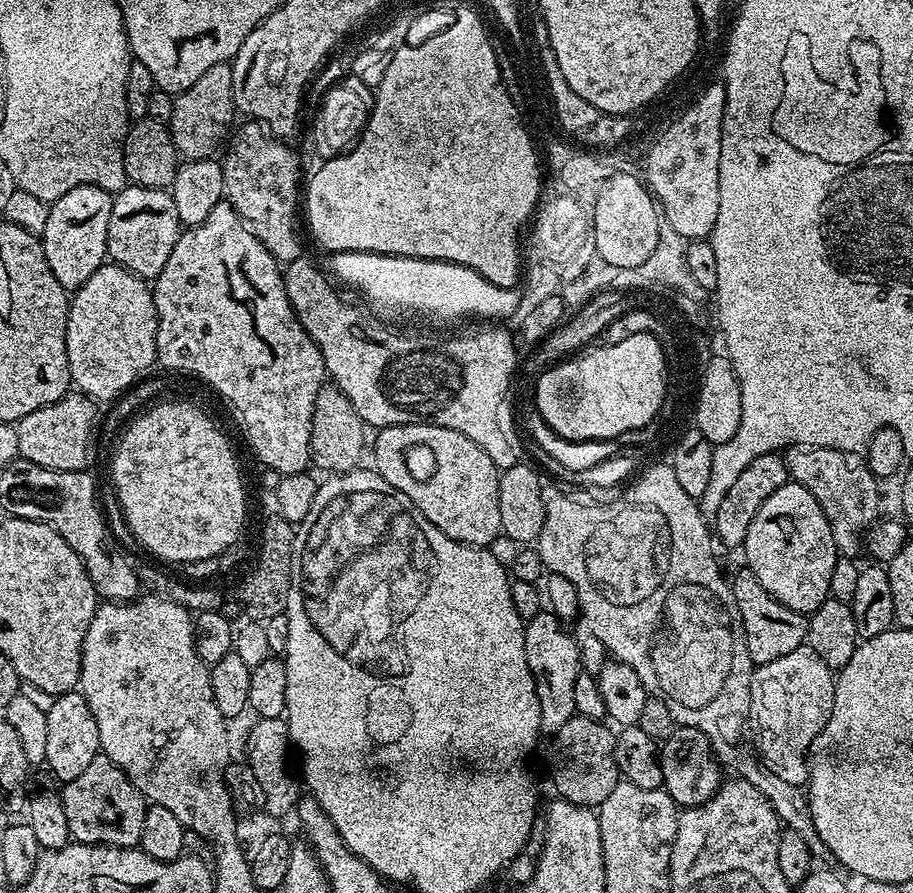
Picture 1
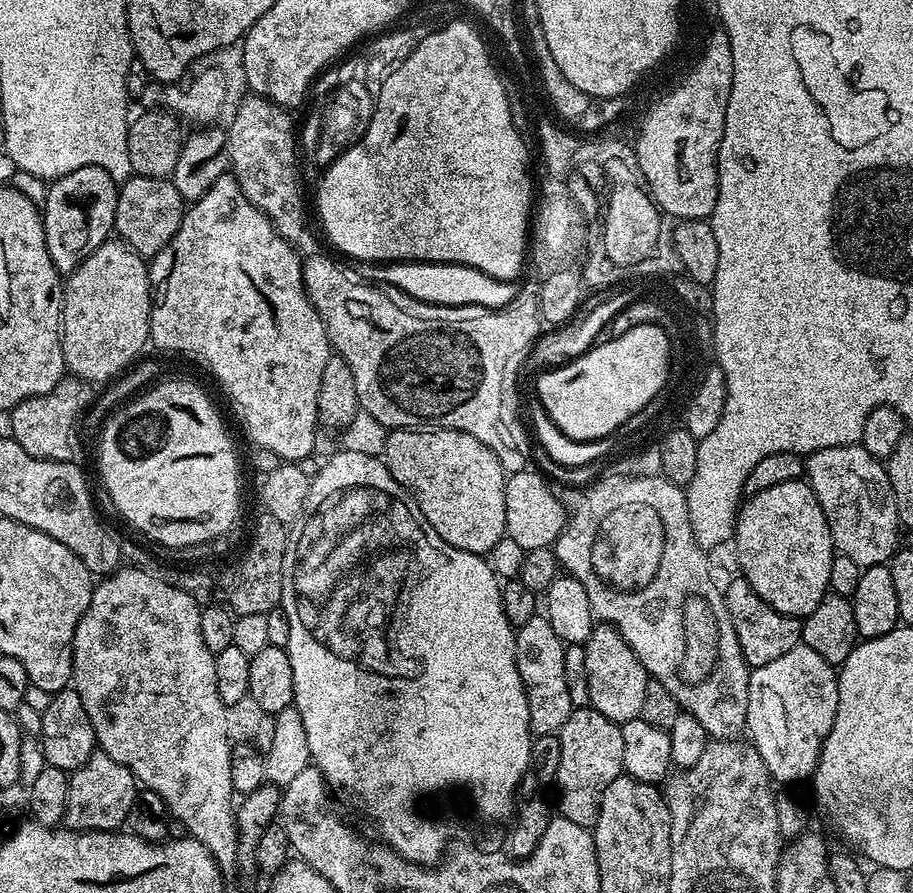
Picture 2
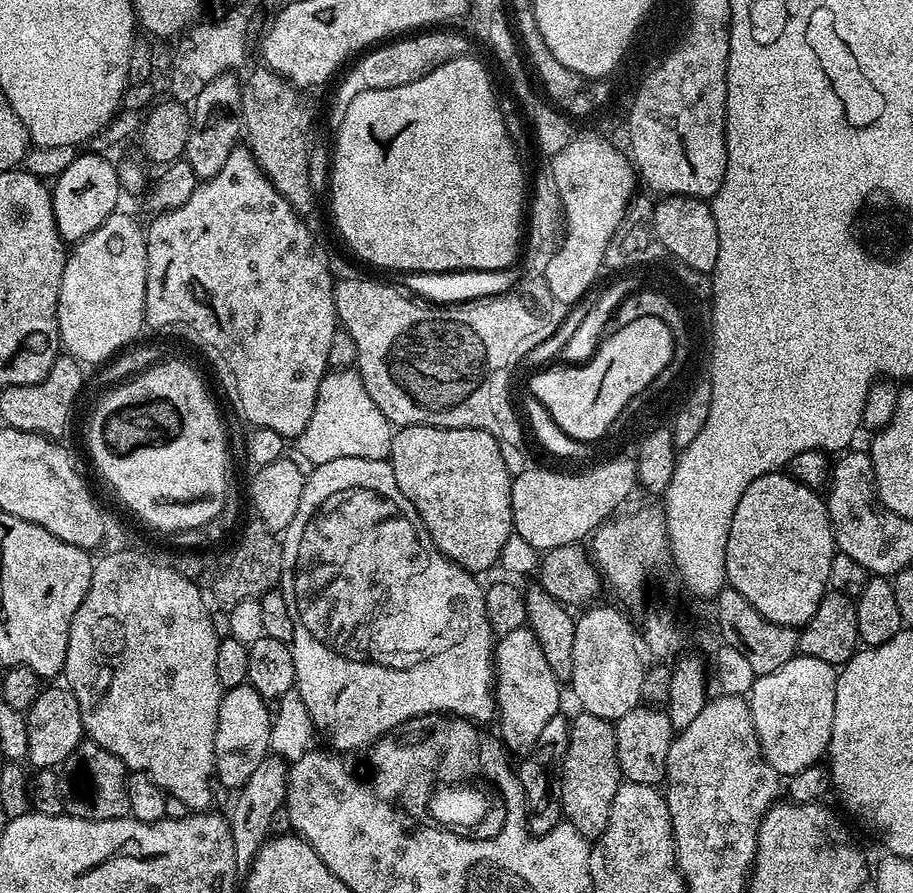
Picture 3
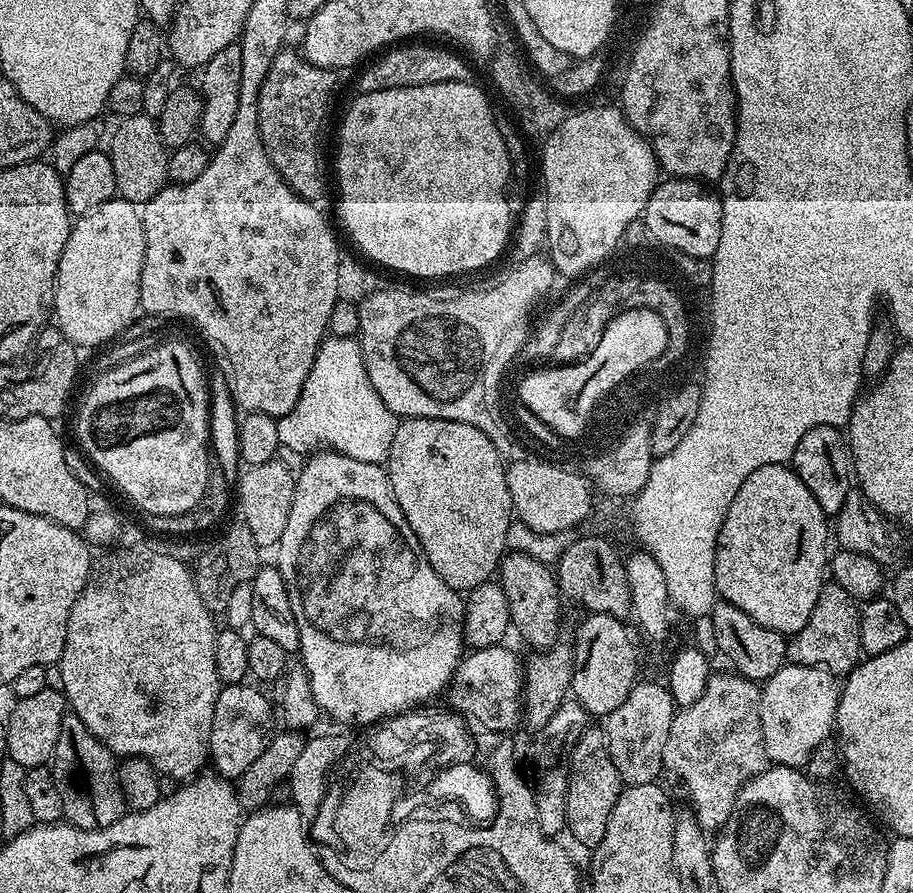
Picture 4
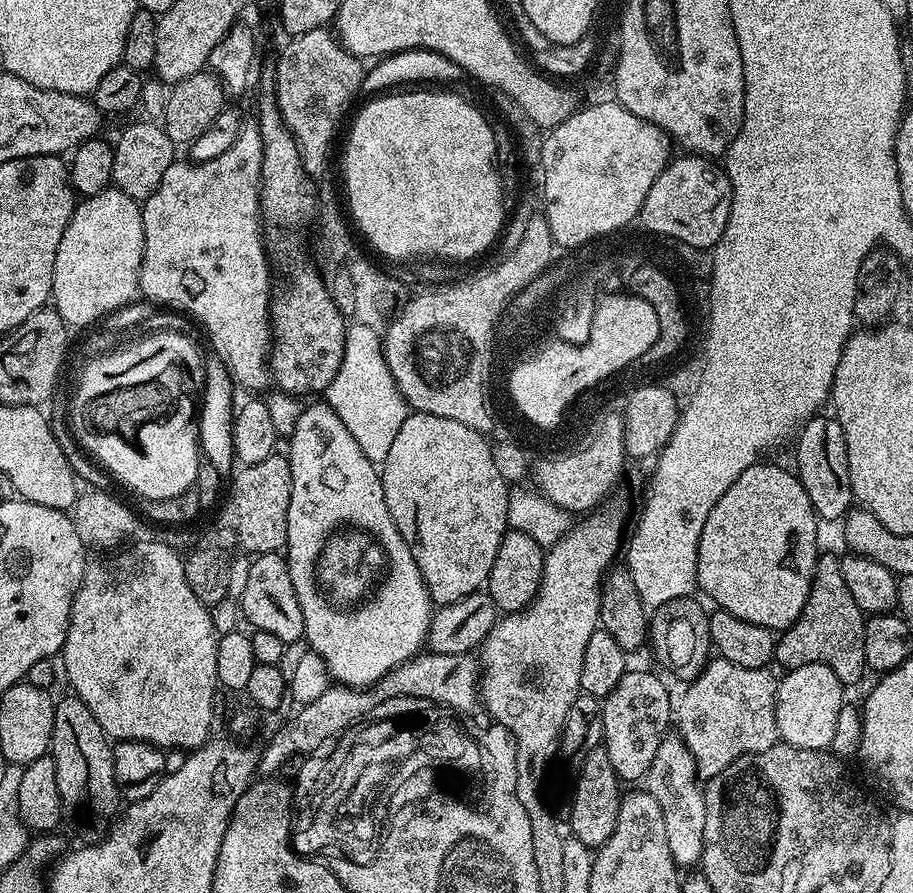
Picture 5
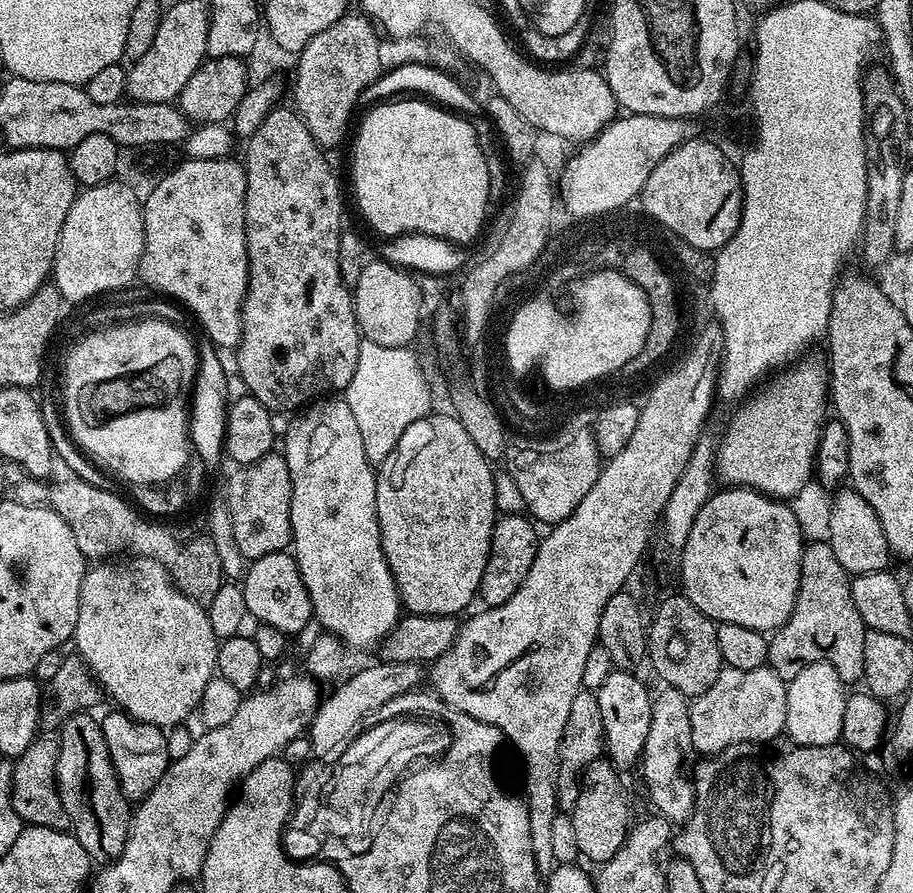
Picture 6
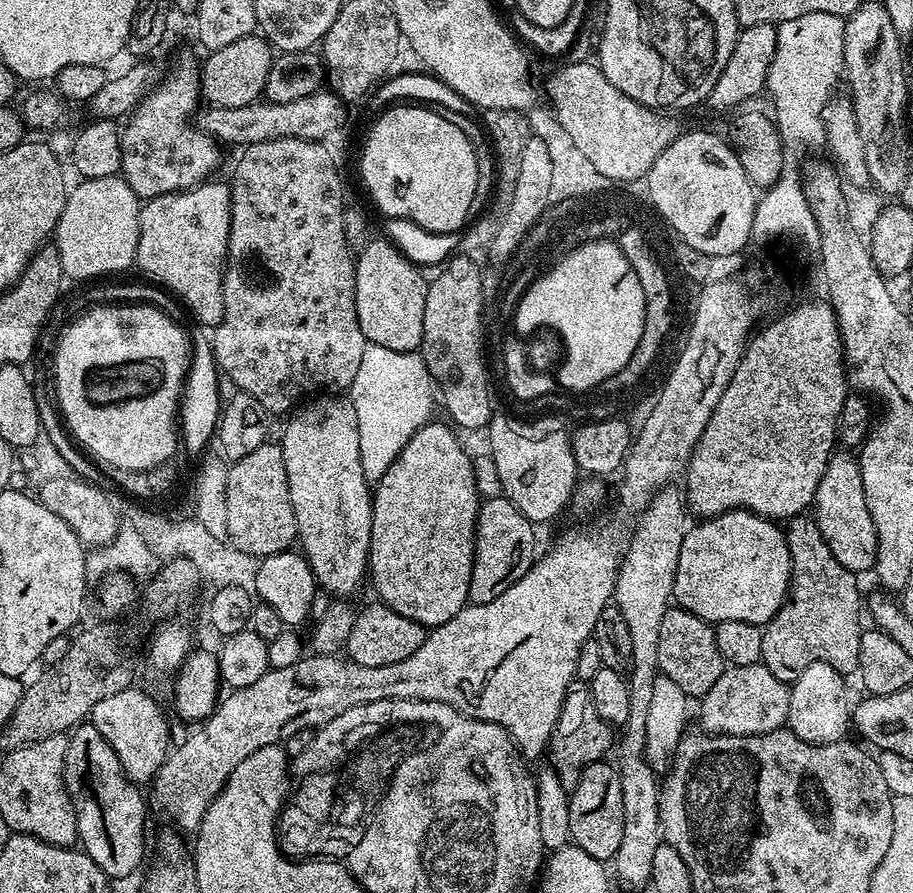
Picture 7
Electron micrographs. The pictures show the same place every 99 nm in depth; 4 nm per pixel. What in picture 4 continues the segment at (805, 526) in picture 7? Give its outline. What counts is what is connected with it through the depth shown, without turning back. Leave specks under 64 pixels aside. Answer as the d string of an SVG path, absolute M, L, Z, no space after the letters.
M831 582L824 583L806 626L802 626L802 630L798 630L796 635L788 640L787 663L825 668L833 674L851 672L862 659L860 610L861 605L853 596L846 594L842 586Z

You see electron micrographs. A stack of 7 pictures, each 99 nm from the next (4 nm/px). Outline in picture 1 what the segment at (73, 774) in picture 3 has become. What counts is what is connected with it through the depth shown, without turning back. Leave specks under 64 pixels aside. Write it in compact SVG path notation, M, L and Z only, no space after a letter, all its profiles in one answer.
M96 756L78 778L67 781L62 795L66 806L66 826L70 826L70 837L75 843L105 844L107 848L139 845L148 804L134 782L130 782L128 775L107 756Z

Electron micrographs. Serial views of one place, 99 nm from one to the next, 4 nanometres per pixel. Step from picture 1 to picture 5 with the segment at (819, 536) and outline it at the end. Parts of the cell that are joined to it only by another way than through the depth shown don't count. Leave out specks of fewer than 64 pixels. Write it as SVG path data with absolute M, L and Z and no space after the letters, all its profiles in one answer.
M757 462L751 464L746 470L742 470L742 474L738 474L738 478L734 478L734 486L730 486L730 490L726 490L726 494L722 494L722 498L718 498L718 502L714 502L714 510L710 510L710 518L706 518L706 526L702 526L702 538L698 542L696 583L699 591L701 593L704 591L716 603L715 607L719 611L729 612L734 614L734 618L754 622L754 626L762 626L770 629L773 634L779 634L796 621L798 614L802 614L802 610L806 606L806 598L810 594L810 586L814 578L814 566L818 555L815 536L818 517L812 508L806 490L802 486L800 477L796 475L795 471L788 469L787 472L786 469L779 468L776 464L764 463Z

